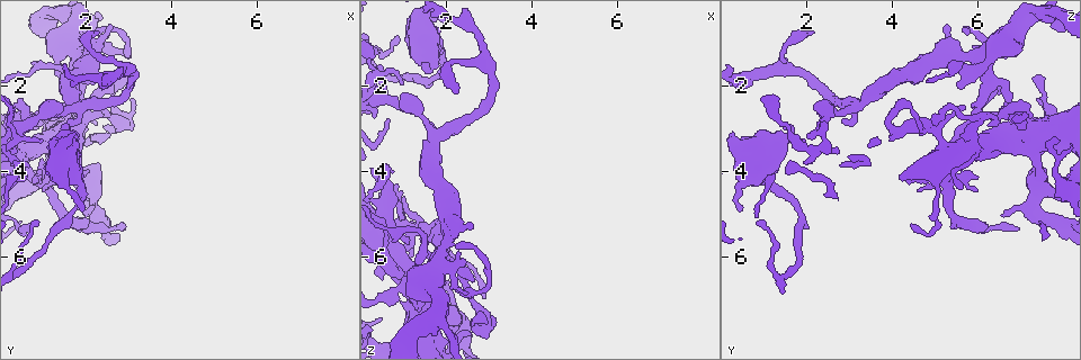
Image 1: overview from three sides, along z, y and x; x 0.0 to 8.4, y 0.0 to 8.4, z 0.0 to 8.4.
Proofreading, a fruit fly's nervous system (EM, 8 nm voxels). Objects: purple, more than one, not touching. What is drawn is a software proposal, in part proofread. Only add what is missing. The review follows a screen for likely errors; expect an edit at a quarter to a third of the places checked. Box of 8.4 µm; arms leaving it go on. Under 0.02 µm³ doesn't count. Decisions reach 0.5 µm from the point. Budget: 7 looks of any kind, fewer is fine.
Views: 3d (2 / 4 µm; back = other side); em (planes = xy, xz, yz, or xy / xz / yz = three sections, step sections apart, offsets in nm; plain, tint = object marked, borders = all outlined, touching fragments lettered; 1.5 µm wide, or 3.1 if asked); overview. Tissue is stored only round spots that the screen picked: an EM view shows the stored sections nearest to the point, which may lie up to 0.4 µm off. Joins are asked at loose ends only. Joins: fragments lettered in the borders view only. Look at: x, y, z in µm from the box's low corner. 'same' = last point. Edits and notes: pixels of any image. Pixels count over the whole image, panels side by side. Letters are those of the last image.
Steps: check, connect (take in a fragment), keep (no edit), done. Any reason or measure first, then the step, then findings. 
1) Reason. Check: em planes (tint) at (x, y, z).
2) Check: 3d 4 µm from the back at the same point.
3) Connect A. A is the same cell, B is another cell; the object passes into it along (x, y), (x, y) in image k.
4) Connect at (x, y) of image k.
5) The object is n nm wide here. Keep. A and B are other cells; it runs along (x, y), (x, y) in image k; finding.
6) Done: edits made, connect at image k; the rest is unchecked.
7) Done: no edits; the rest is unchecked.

Thin end. Check: em planes (borders) at (3.00, 2.30, 7.35).

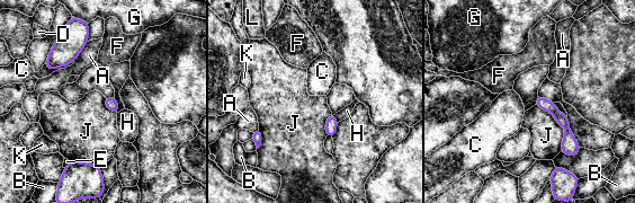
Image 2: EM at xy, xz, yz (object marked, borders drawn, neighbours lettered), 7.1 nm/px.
Keep. A, B, C, D, E, F, G, H, J, K and L are other cells; it runs along (539, 99), (564, 122), (570, 149) in image 2; no lettered fragment goes on from it.

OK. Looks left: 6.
Branch stops here. Check: em yz step 4 (plain) at (1.25, 4.40, 5.95).

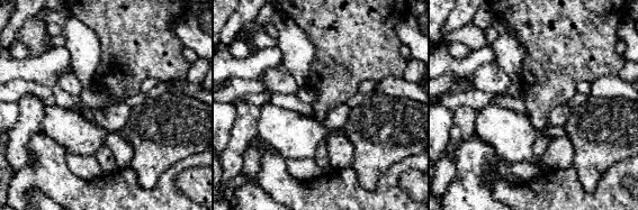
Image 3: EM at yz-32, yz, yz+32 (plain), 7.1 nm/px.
See the neighbours. Check: em yz step 4 (borders) at the same point.

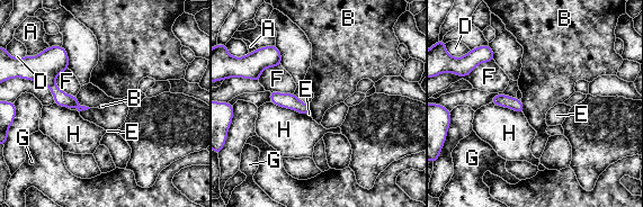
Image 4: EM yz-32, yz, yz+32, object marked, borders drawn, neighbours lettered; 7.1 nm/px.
Keep. A, B, D, E, F, G and H are other cells; no lettered fragment goes on from it.

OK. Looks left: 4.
Long arm stops here. Check: em yz step 4 (borders) at (0.85, 5.25, 0.85).

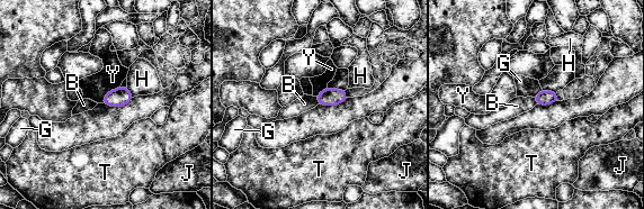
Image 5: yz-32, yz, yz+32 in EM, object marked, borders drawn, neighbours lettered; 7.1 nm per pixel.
Keep. B, G, H, J, T and Y are other cells; a border runs along (315, 97), (319, 103) in image 5; no lettered fragment goes on from it.

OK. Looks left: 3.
Done: no edits; the rest is unchecked.

